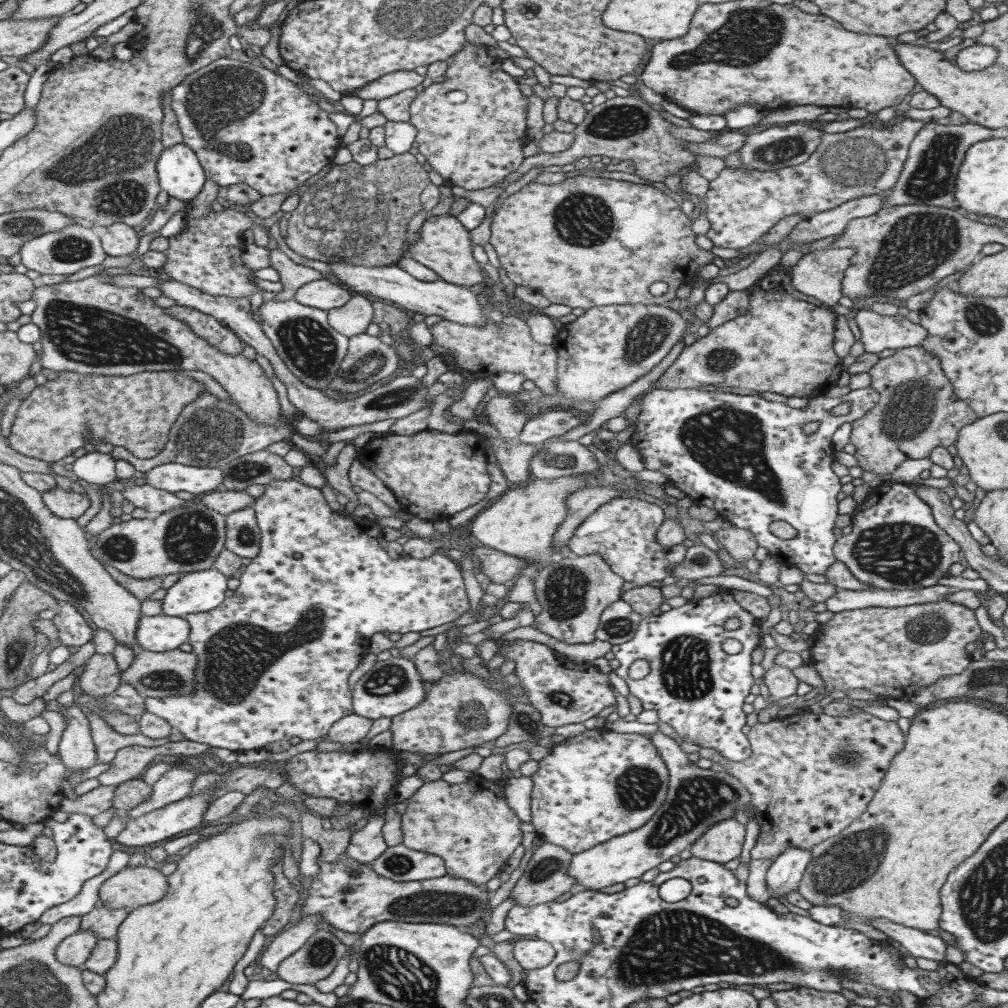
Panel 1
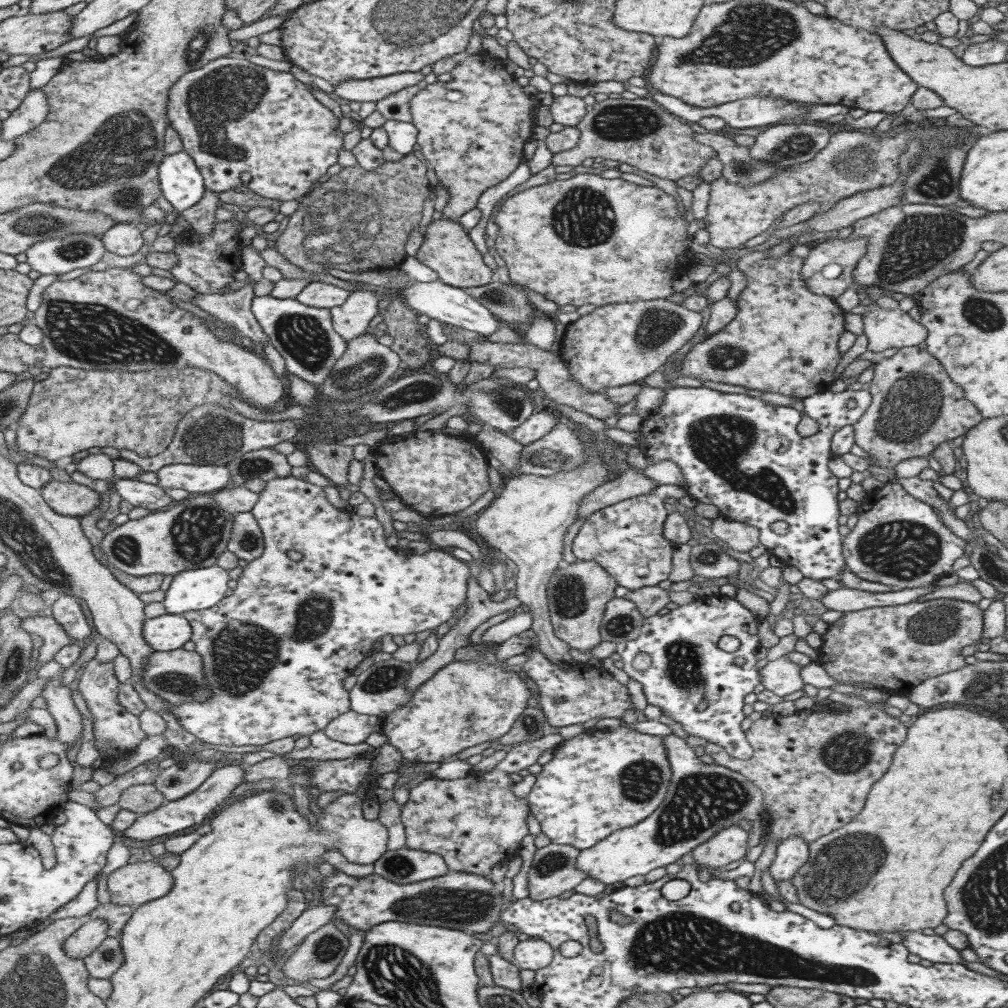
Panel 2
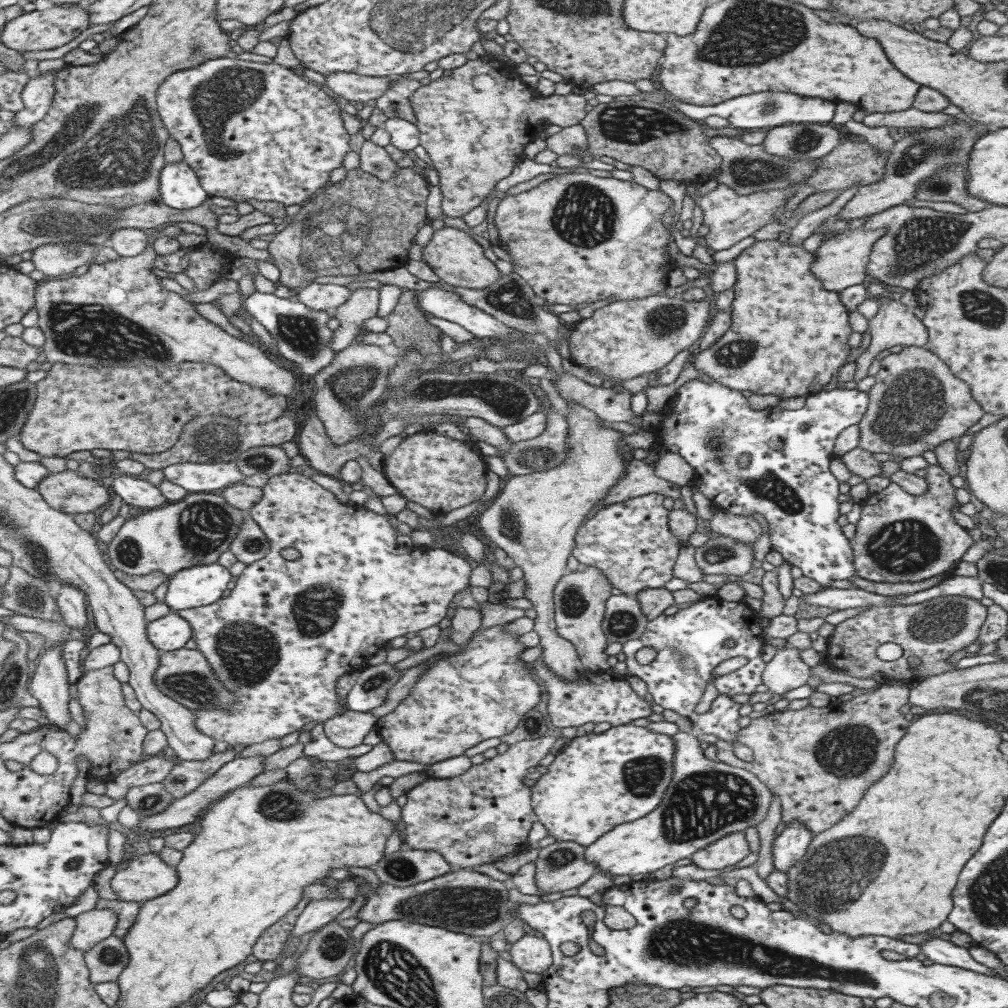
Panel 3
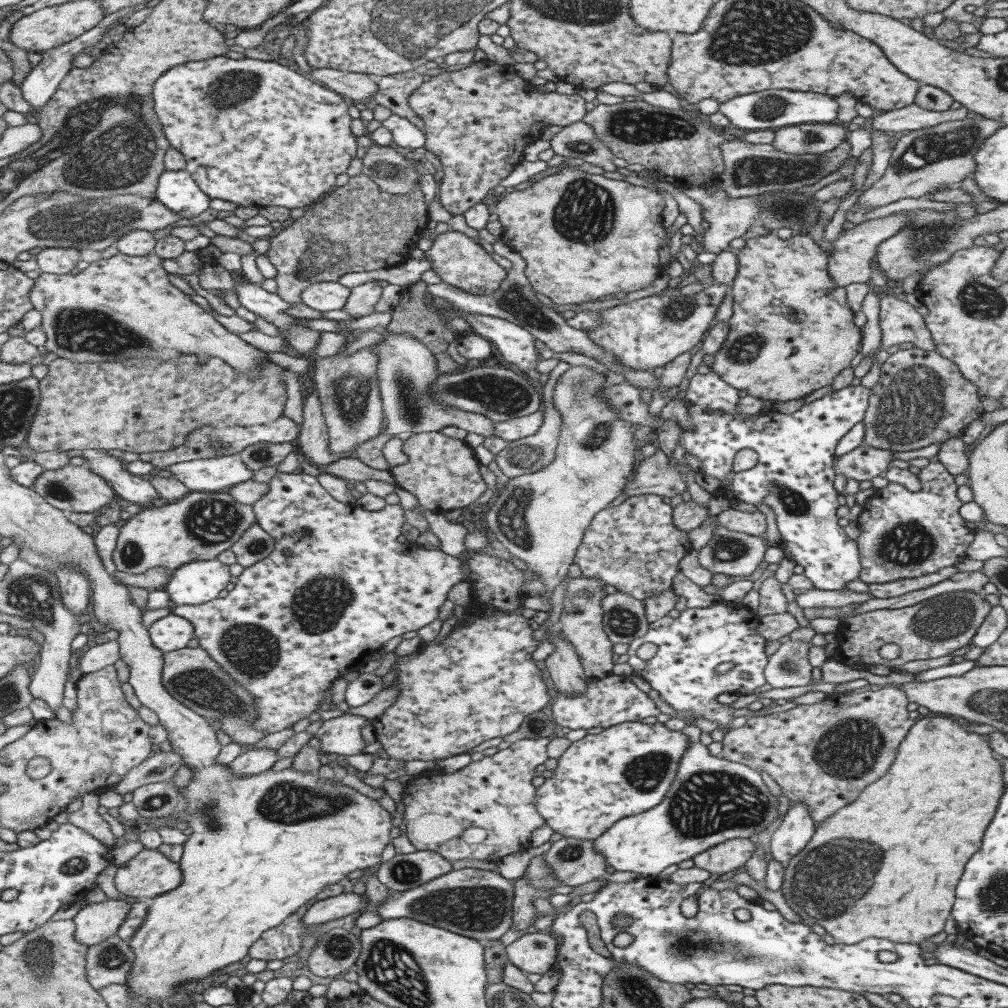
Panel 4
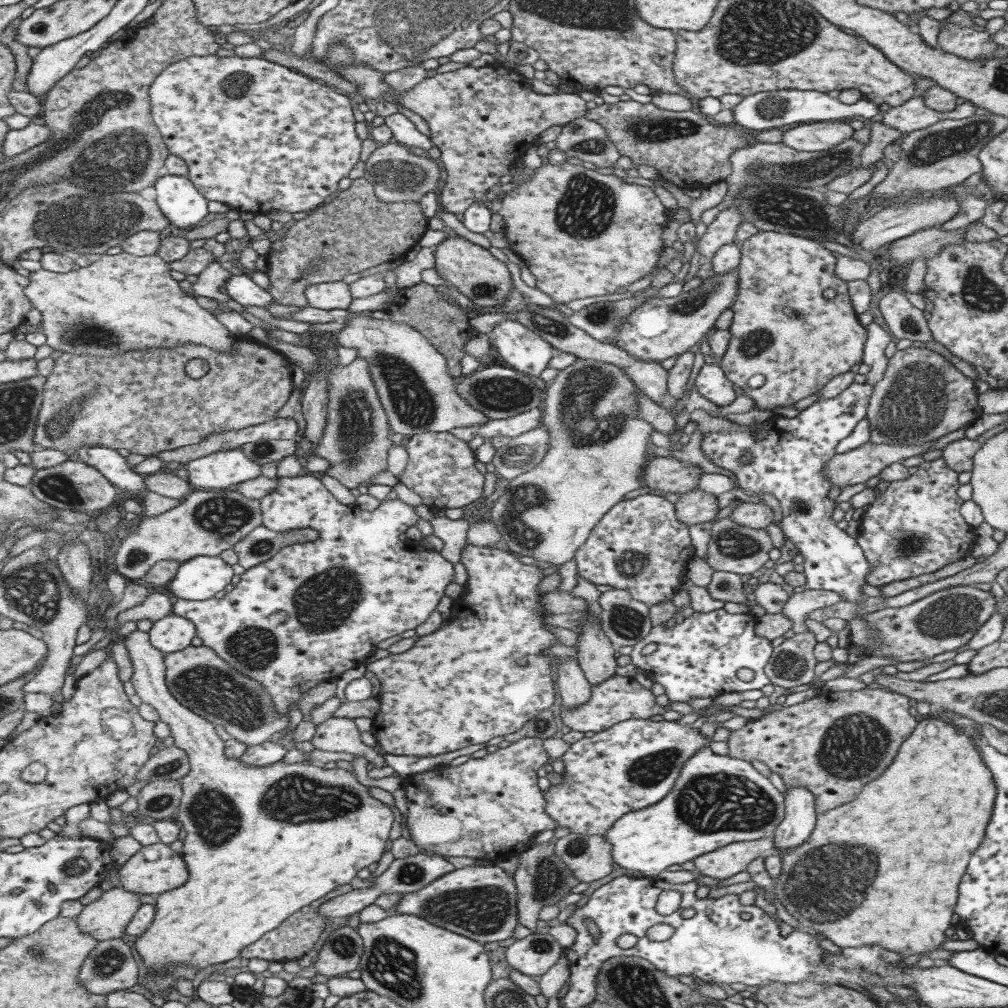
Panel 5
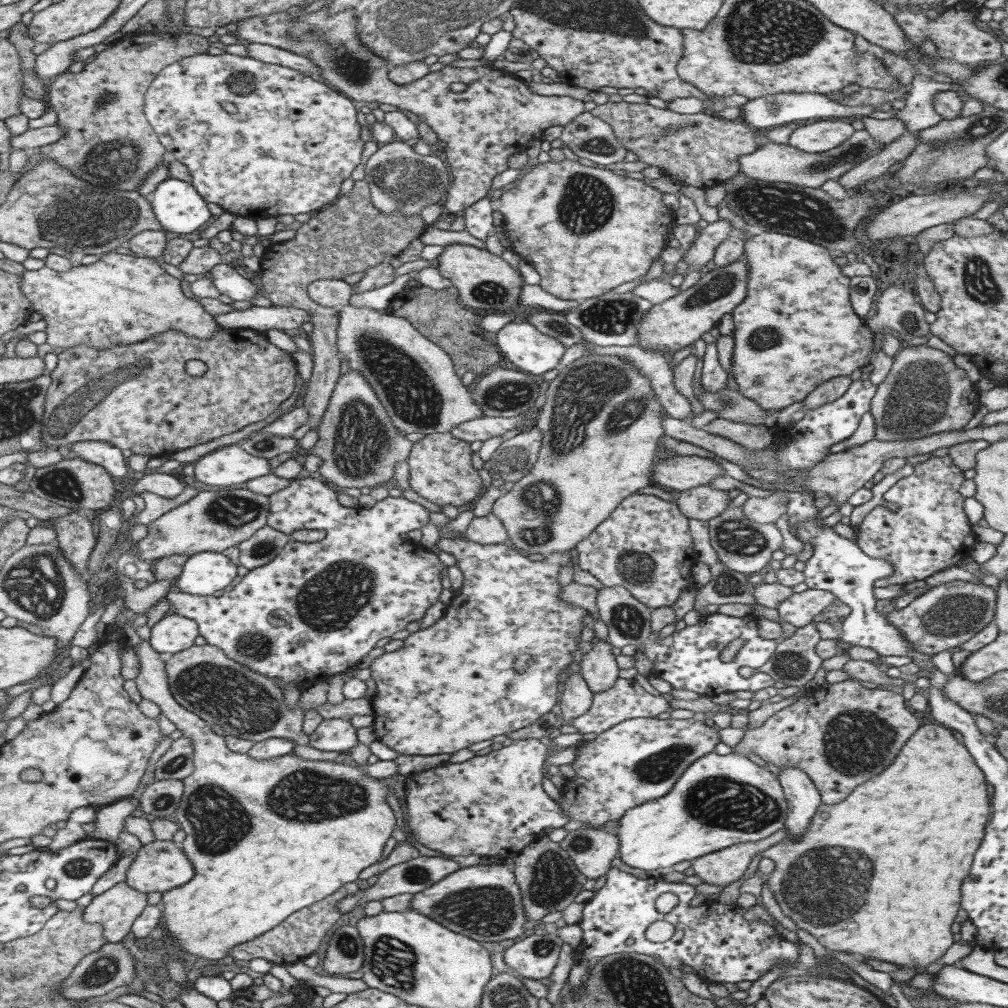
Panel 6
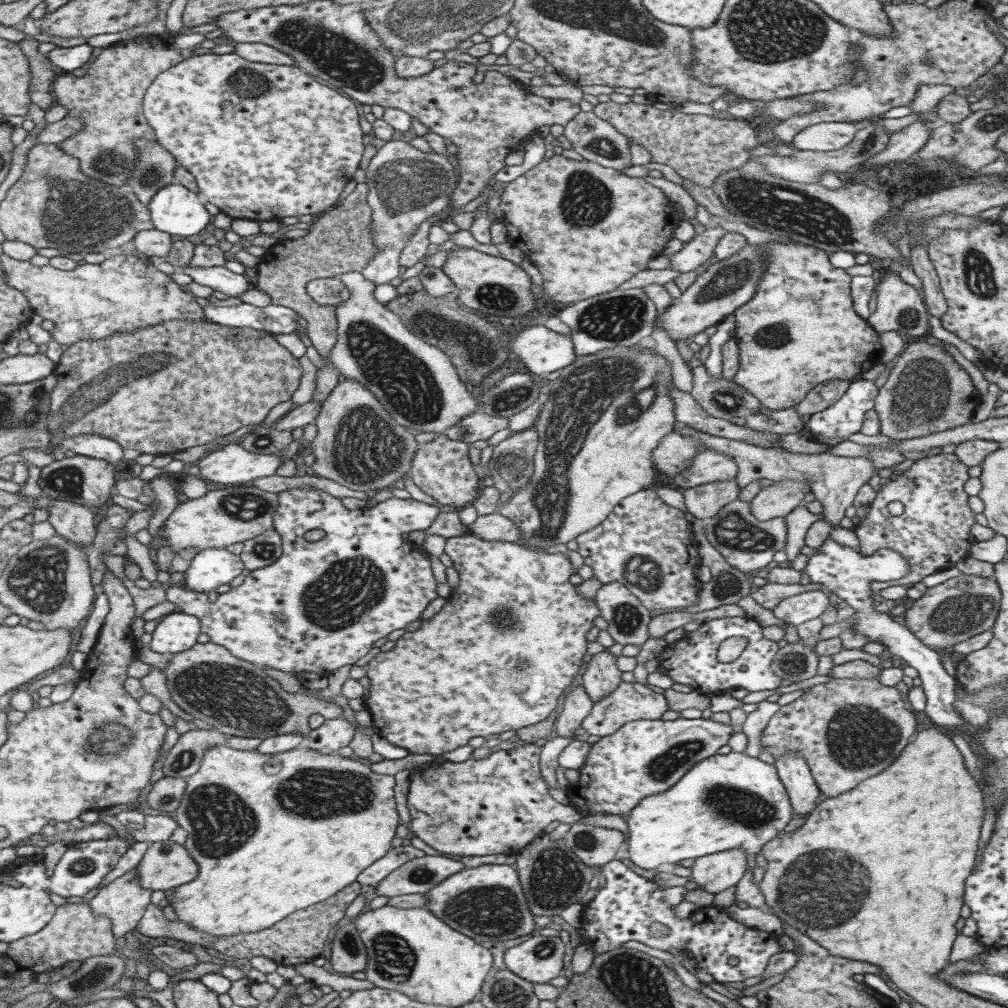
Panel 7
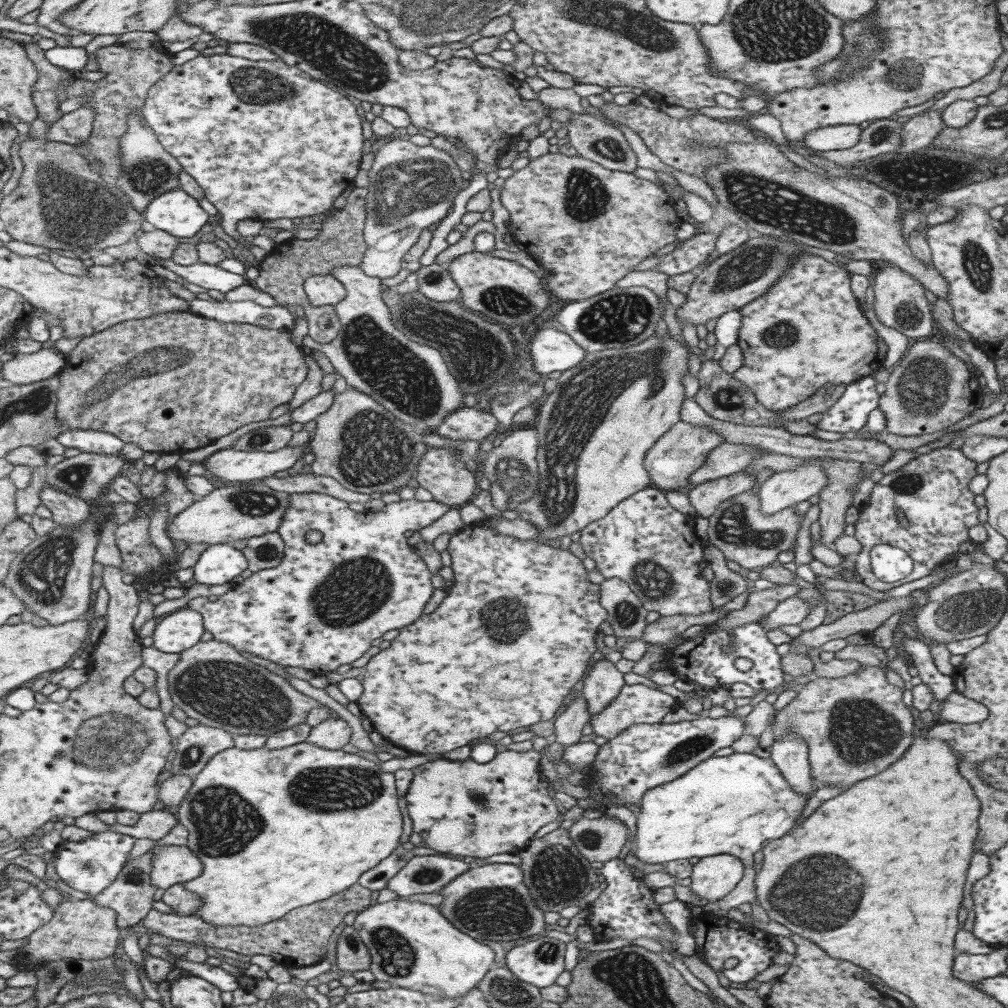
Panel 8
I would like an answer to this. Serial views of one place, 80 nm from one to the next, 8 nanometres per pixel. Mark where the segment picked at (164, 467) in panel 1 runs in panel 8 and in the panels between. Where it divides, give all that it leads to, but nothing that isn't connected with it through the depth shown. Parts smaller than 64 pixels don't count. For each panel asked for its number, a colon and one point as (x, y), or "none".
2: (193, 478)
3: (205, 477)
4: (216, 474)
5: (219, 470)
6: (229, 465)
7: (231, 465)
8: (233, 465)

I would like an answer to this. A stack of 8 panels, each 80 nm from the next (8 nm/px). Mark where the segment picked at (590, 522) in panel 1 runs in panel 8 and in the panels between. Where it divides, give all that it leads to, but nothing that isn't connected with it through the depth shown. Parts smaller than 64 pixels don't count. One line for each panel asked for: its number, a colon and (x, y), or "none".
2: (626, 539)
3: (629, 542)
4: (633, 546)
5: (638, 546)
6: (644, 546)
7: (644, 544)
8: (642, 541)

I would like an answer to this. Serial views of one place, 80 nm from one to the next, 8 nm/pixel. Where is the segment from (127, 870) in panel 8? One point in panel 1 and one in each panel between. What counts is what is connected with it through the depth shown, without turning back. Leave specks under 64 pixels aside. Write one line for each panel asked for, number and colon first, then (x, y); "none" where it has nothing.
1: (73, 951)
2: (79, 944)
3: (96, 924)
4: (94, 922)
5: (104, 918)
6: (115, 909)
7: (122, 901)

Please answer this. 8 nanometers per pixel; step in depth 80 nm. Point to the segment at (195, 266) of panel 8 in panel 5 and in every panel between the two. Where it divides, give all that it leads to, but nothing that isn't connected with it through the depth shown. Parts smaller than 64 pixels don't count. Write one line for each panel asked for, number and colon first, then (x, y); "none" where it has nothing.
5: (240, 288)
6: (227, 281)
7: (219, 278)

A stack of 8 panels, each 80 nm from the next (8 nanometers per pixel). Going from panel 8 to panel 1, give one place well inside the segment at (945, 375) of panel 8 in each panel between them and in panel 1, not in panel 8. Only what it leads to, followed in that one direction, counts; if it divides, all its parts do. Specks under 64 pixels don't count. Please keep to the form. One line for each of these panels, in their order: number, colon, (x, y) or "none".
1: (917, 410)
2: (914, 406)
3: (915, 403)
4: (920, 398)
5: (921, 396)
6: (923, 393)
7: (926, 391)

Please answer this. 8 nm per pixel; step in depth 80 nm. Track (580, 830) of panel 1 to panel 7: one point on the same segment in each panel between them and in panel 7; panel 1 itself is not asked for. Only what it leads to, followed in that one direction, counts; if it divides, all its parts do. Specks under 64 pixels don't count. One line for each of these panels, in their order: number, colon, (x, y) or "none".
2: (598, 781)
3: (599, 780)
4: (625, 769)
5: (633, 764)
6: (637, 760)
7: (641, 758)

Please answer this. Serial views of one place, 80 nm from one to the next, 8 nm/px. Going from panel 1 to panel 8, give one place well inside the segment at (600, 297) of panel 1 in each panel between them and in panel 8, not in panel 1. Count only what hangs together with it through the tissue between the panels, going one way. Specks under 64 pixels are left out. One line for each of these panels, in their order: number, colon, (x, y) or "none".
2: (554, 238)
3: (576, 238)
4: (583, 237)
5: (576, 244)
6: (585, 230)
7: (586, 228)
8: (587, 226)

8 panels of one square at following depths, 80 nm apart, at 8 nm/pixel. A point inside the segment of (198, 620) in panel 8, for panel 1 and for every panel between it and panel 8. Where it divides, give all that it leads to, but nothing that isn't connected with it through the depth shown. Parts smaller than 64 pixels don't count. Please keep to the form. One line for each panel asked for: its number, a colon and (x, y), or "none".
1: (159, 633)
2: (167, 632)
3: (170, 632)
4: (171, 633)
5: (171, 633)
6: (173, 633)
7: (176, 632)

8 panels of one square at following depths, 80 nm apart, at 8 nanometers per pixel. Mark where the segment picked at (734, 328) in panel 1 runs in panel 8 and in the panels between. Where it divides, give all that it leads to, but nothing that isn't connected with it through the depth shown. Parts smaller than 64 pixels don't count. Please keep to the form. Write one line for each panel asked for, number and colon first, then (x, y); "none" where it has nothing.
2: (783, 338)
3: (787, 336)
4: (788, 335)
5: (783, 328)
6: (795, 328)
7: (822, 339)
8: (805, 331)

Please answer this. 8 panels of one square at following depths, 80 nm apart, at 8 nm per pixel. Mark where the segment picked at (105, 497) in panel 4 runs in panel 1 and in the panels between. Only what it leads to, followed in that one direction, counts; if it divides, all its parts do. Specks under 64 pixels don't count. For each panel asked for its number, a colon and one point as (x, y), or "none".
1: (64, 504)
2: (71, 499)
3: (65, 492)

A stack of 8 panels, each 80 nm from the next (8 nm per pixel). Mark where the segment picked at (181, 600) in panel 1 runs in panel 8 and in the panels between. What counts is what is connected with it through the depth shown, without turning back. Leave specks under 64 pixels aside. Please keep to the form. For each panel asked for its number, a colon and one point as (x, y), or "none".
2: (195, 589)
3: (199, 585)
4: (197, 582)
5: (200, 578)
6: (204, 573)
7: (210, 568)
8: (218, 564)

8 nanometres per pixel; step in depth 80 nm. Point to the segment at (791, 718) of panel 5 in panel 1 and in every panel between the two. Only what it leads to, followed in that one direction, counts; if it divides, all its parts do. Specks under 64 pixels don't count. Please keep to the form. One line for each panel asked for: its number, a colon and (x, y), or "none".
1: (809, 775)
2: (815, 768)
3: (818, 762)
4: (823, 754)

